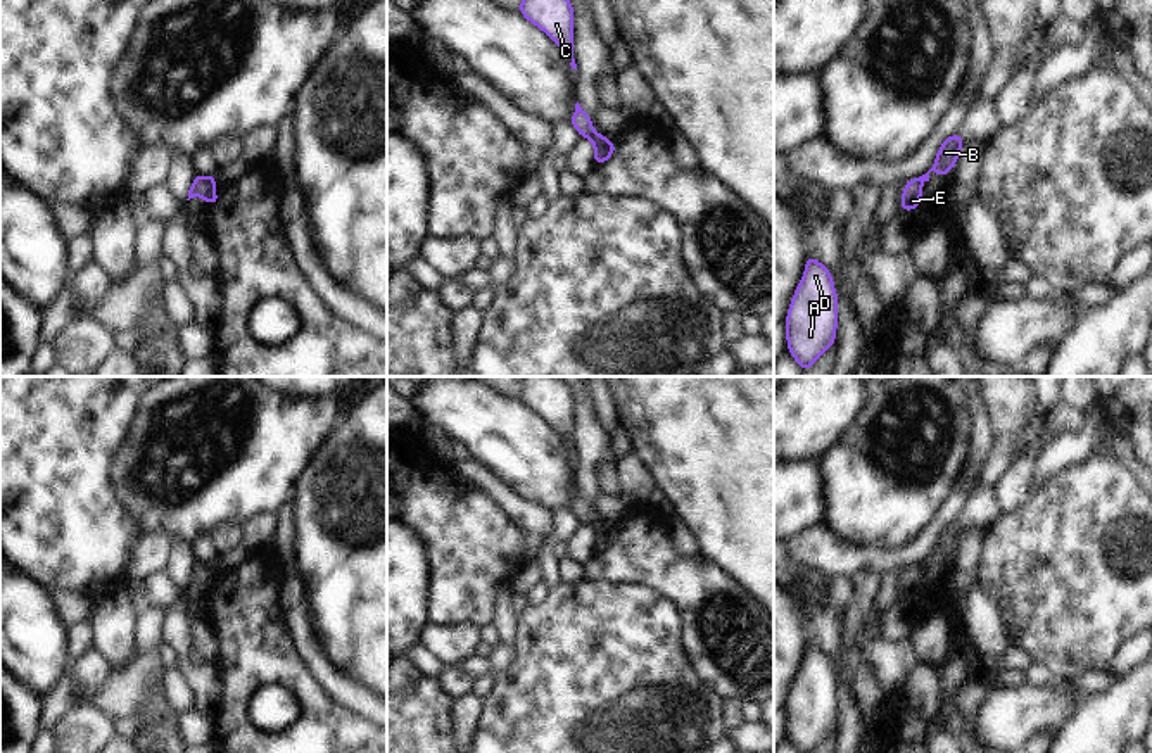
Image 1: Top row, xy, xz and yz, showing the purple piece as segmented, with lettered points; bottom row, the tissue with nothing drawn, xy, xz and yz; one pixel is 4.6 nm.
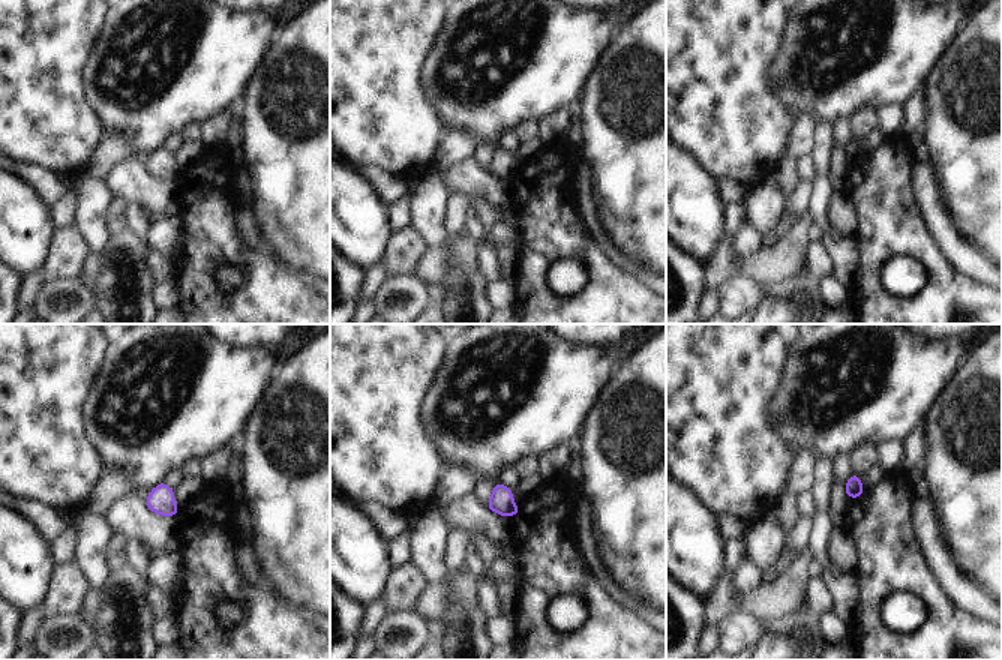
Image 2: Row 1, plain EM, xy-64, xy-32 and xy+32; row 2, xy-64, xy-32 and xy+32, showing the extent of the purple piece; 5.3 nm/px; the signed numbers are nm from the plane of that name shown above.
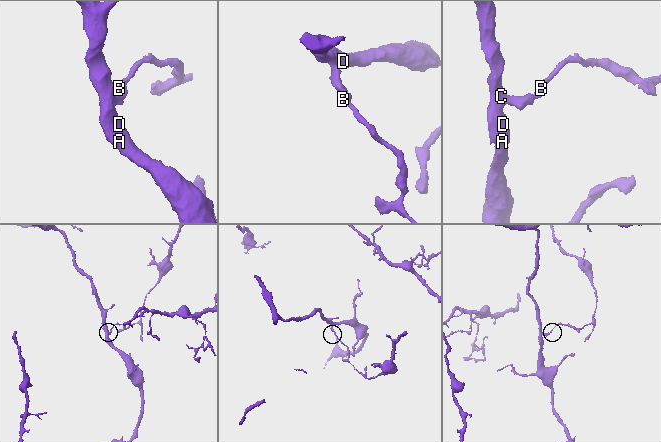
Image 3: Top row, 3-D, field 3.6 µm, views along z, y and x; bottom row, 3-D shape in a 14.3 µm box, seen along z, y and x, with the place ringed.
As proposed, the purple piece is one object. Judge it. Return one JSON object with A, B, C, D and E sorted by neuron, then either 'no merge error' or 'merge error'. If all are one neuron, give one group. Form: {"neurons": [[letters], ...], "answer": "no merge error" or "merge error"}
{"neurons": [["A", "C", "D", "E"], ["B"]], "answer": "merge error"}

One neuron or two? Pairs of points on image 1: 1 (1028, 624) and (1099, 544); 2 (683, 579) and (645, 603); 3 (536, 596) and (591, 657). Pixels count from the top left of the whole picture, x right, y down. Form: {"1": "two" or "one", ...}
{"1": "one", "2": "two", "3": "two"}

